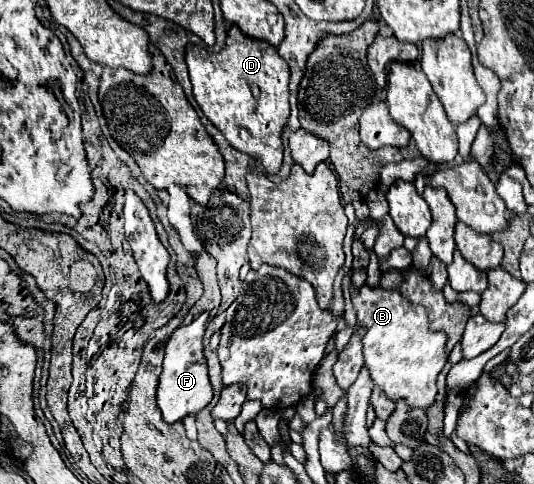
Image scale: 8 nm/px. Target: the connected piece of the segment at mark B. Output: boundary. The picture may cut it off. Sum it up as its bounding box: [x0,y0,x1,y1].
[350,284,448,408]

